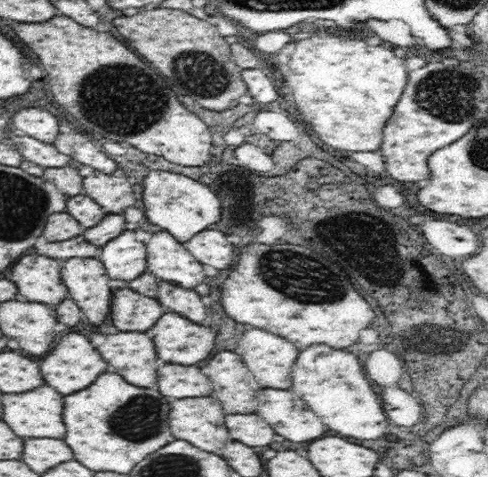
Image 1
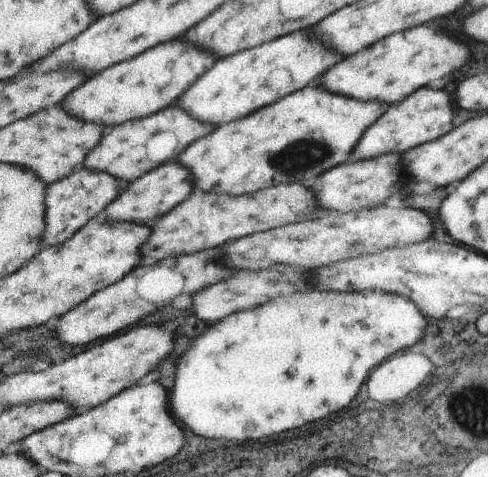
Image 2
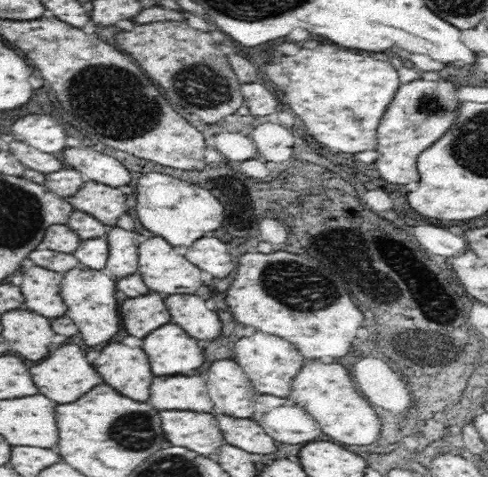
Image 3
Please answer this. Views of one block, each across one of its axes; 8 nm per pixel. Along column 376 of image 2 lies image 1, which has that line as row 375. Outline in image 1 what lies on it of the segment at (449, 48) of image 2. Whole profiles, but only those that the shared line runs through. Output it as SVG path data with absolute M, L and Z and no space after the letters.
M72 332L72 334L66 334L54 346L54 350L46 354L46 358L40 362L40 370L42 370L46 384L66 396L66 394L74 394L94 384L104 372L110 372L110 364L102 358L102 354L92 346L92 342L86 336Z

